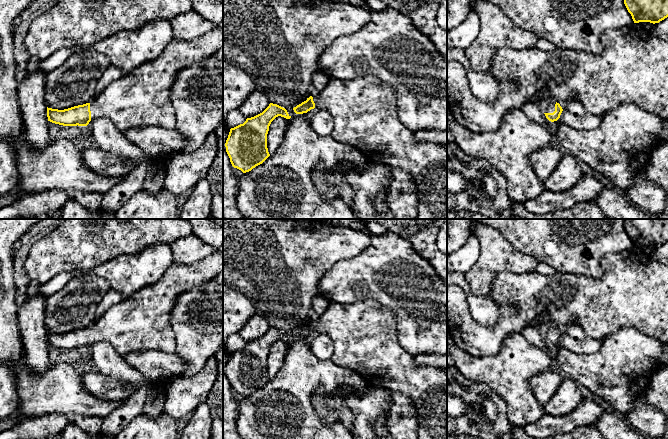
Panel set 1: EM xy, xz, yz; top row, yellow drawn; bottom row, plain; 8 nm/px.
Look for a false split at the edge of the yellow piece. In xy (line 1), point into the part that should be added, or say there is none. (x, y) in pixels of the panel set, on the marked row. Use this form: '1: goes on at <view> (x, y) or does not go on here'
1: goes on at xy (140, 98)

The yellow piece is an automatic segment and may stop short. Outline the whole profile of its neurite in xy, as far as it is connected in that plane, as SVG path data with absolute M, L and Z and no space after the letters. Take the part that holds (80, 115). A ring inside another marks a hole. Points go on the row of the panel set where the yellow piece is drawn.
M219 26L193 40L173 39L157 58L114 80L89 103L64 110L47 107L48 121L63 126L87 126L95 118L107 117L123 133L130 128L147 126L175 129L176 114L170 95L177 73L193 63L199 63L204 58L215 55L222 48L223 28Z

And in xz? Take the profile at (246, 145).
M270 103L262 113L230 129L225 147L234 168L246 173L270 156L267 134L271 122L278 116L291 118L285 108Z

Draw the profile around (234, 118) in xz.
M234 109L226 117L226 125L231 129L246 121L246 117L241 114L239 109Z

